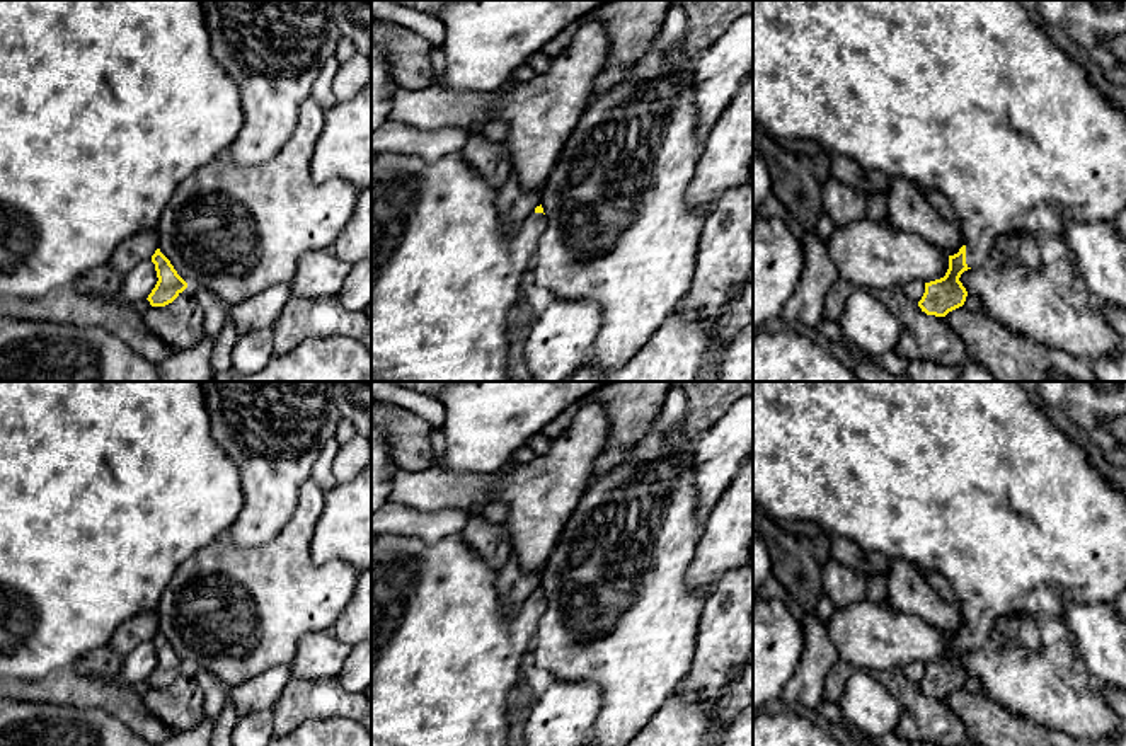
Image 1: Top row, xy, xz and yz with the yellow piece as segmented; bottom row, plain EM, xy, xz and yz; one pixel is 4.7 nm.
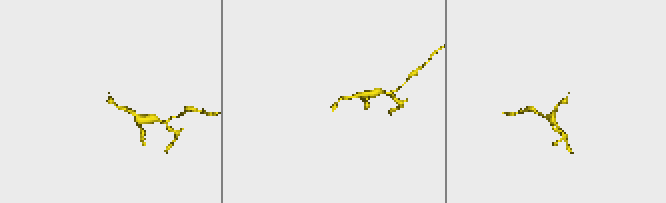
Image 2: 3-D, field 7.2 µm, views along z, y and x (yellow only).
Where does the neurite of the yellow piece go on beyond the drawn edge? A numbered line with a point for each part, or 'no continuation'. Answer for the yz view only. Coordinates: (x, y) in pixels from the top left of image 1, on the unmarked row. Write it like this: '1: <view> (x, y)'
1: yz (968, 479)

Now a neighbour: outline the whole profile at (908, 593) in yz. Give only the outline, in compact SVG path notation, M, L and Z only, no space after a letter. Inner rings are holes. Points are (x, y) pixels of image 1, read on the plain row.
M889 559L888 598L894 610L925 620L947 639L962 628L956 606L935 594L923 574L906 560Z

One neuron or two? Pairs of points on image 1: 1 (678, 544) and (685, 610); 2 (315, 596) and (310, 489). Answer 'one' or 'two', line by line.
1: one
2: one

